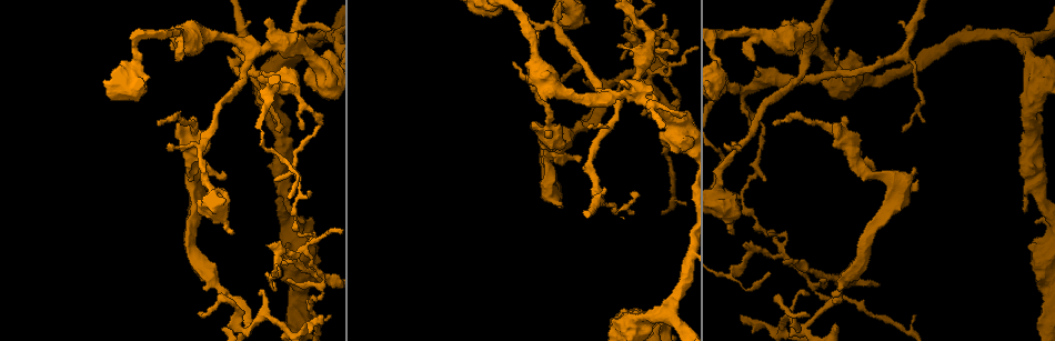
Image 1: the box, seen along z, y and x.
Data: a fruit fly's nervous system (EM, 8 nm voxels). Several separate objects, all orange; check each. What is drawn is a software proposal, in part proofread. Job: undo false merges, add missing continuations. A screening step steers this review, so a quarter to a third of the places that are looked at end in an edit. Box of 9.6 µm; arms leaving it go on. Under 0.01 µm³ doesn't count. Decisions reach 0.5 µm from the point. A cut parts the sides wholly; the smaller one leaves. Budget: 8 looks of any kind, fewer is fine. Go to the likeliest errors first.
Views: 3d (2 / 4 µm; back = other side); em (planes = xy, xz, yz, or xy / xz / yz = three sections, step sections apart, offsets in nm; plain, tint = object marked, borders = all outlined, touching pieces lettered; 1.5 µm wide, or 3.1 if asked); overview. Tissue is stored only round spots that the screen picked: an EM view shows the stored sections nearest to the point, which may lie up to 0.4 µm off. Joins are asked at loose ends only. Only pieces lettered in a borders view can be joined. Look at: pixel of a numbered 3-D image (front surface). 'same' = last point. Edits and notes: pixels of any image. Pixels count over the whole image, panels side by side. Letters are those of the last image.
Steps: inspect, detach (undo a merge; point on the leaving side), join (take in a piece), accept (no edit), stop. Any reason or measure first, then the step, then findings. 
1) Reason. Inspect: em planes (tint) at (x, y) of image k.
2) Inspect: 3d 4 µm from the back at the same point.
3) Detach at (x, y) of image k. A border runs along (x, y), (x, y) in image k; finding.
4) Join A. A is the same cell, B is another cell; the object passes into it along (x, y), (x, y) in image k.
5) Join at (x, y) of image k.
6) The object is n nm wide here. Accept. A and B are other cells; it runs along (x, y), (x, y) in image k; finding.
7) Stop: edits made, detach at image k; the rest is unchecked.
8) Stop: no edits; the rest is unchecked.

Three-way junction. Inspect: em yz step 4 (tint) at (784, 253) of image 1.

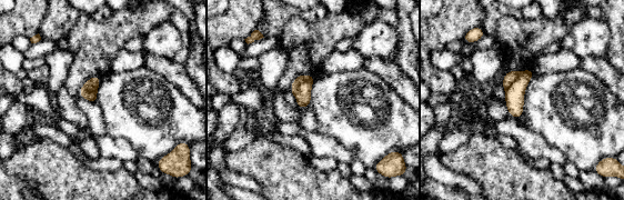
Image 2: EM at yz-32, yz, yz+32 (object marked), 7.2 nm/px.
Another direction. Inspect: em planes (borders) at the same point.

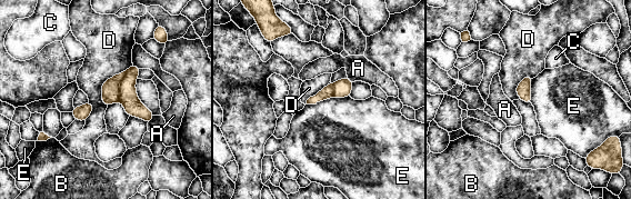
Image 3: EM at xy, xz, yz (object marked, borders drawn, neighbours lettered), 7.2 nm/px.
The object is 90 nm wide here. Detach at (110, 88) of image 3. A, B, C, D and E are other cells; a border runs along (126, 72), (119, 86), (118, 100) in image 3; a second neuron is stuck on.

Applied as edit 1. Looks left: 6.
Inspect: overview.

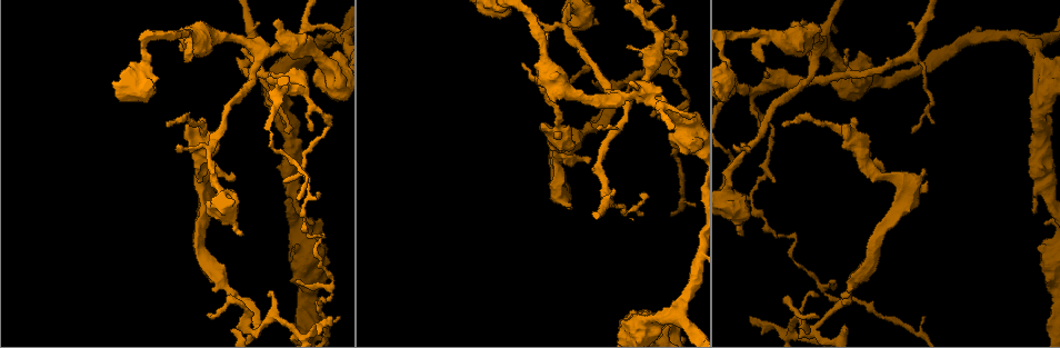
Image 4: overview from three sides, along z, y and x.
Free end. Inspect: em planes (borders) at (783, 124) of image 4.

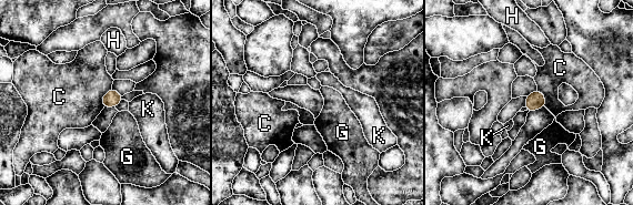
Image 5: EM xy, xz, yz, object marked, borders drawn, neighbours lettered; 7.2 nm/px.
Accept. C, G, H and K are other cells; a border runs along (111, 88), (102, 96), (102, 108) in image 5; no lettered piece goes on from it.

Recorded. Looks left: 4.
Free end. Inspect: 3d 2 µm from the back at (687, 31) of image 4.

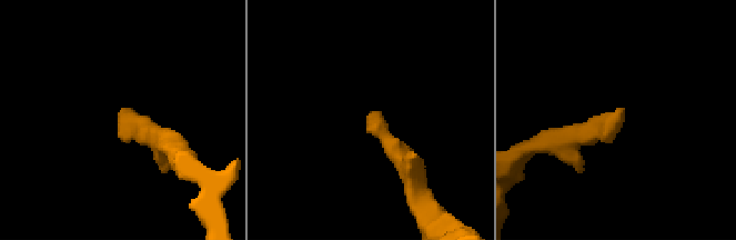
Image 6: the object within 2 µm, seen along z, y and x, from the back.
Inspect: em xz step 4 (borders) at (372, 111) of image 6.

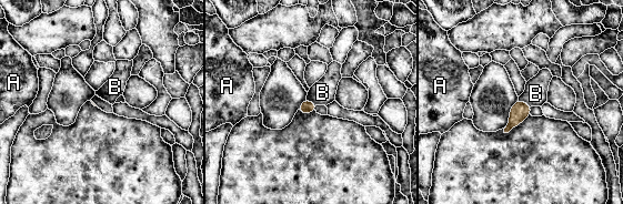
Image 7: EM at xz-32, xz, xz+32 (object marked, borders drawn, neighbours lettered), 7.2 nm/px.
Join B. B is the same cell, A is another cell; the neuron continues.

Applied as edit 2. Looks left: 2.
Stop: edits made, detach at image 3, join at image 7; the rest is unchecked.

